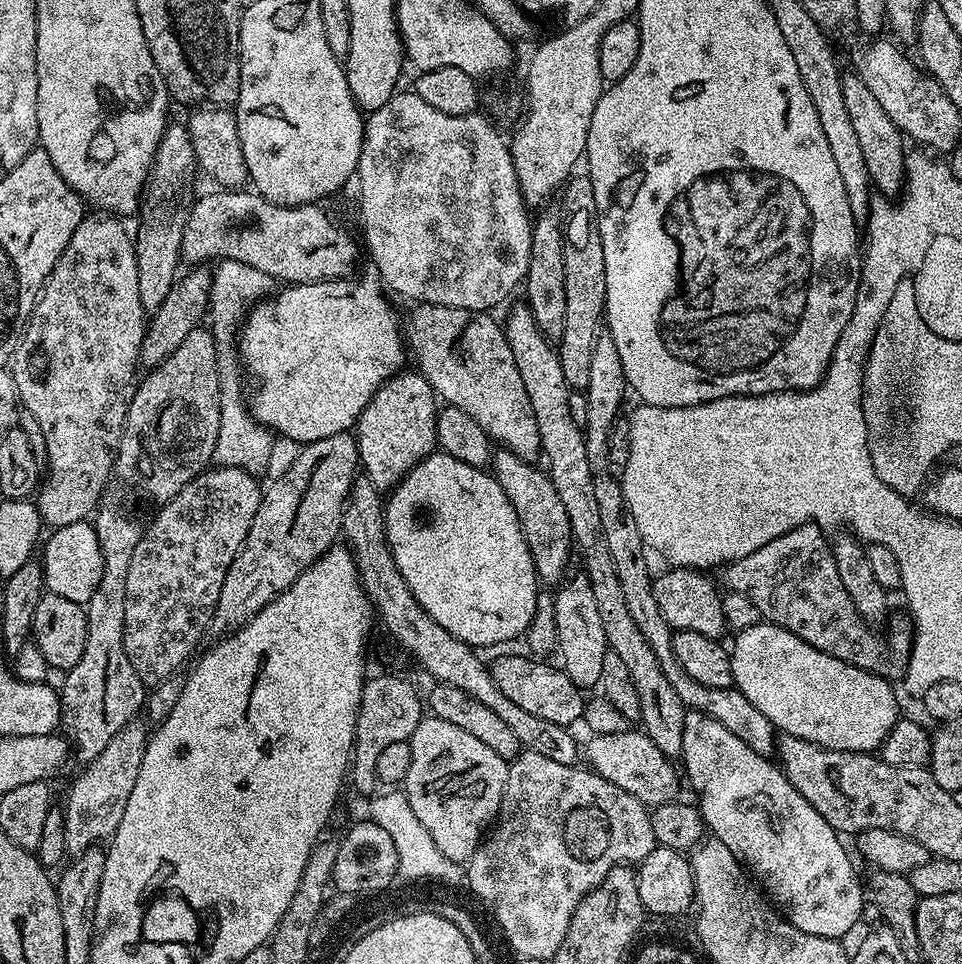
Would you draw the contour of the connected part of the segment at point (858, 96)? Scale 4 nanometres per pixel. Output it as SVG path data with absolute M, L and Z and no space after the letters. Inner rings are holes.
M848 70L840 77L842 84L842 99L846 102L846 111L850 114L850 122L854 126L862 159L866 161L866 170L872 176L875 191L884 198L896 198L904 191L906 183L906 137L894 122L890 122L890 114L882 110L878 98L862 82L855 71Z

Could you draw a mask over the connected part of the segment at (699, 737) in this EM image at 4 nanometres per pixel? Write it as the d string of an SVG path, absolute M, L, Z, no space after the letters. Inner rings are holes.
M691 710L686 711L680 756L684 760L682 772L687 783L689 780L693 790L700 795L698 807L707 831L744 865L784 919L806 934L831 940L844 938L856 923L861 923L866 892L840 841L843 840L841 833L835 832L830 822L826 822L826 818L822 818L822 814L818 814L818 810L814 810L814 806L794 790L792 783L771 759L754 754L754 750L750 750L742 738L730 734L722 722L714 722L714 718Z

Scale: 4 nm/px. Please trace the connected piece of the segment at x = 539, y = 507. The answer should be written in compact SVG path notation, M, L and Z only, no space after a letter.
M497 447L492 453L490 472L495 476L498 486L502 486L506 498L510 498L514 514L518 514L518 522L532 555L539 583L556 586L565 579L569 571L568 548L570 552L570 545L573 543L570 518L566 518L566 506L562 506L562 498L558 498L558 490L554 490L547 471L543 467L535 468L536 466L535 463L518 458L518 454L514 454L509 448Z

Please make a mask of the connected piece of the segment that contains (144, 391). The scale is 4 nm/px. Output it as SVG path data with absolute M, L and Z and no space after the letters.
M201 326L196 328L190 334L186 334L185 340L178 346L178 350L174 350L174 354L170 354L170 358L166 358L158 367L151 369L147 373L148 377L141 379L136 386L136 393L130 402L130 410L126 414L126 422L124 423L124 433L120 436L120 448L116 451L116 459L114 461L115 479L120 479L122 483L129 484L132 488L137 488L140 492L145 492L150 499L155 502L167 502L175 498L182 490L182 486L186 486L196 476L199 476L205 468L213 463L216 455L216 443L218 442L218 426L220 425L220 362L218 359L218 340L212 337L206 330L207 327Z

